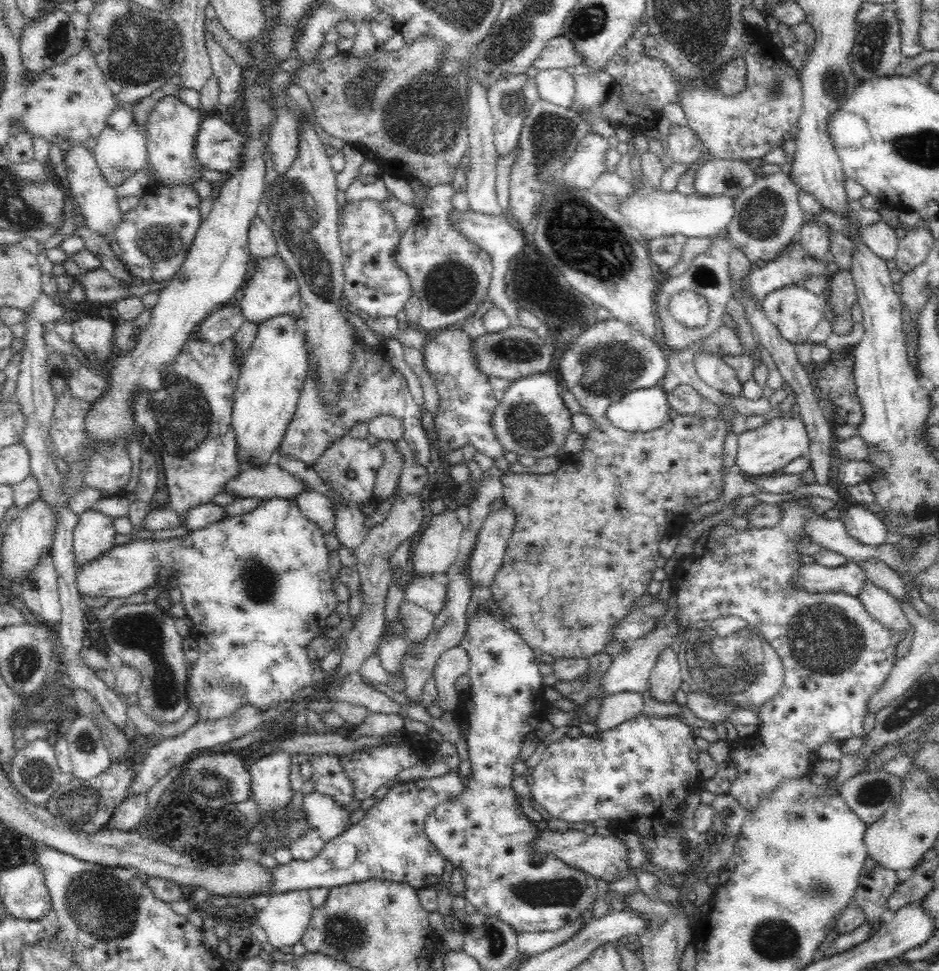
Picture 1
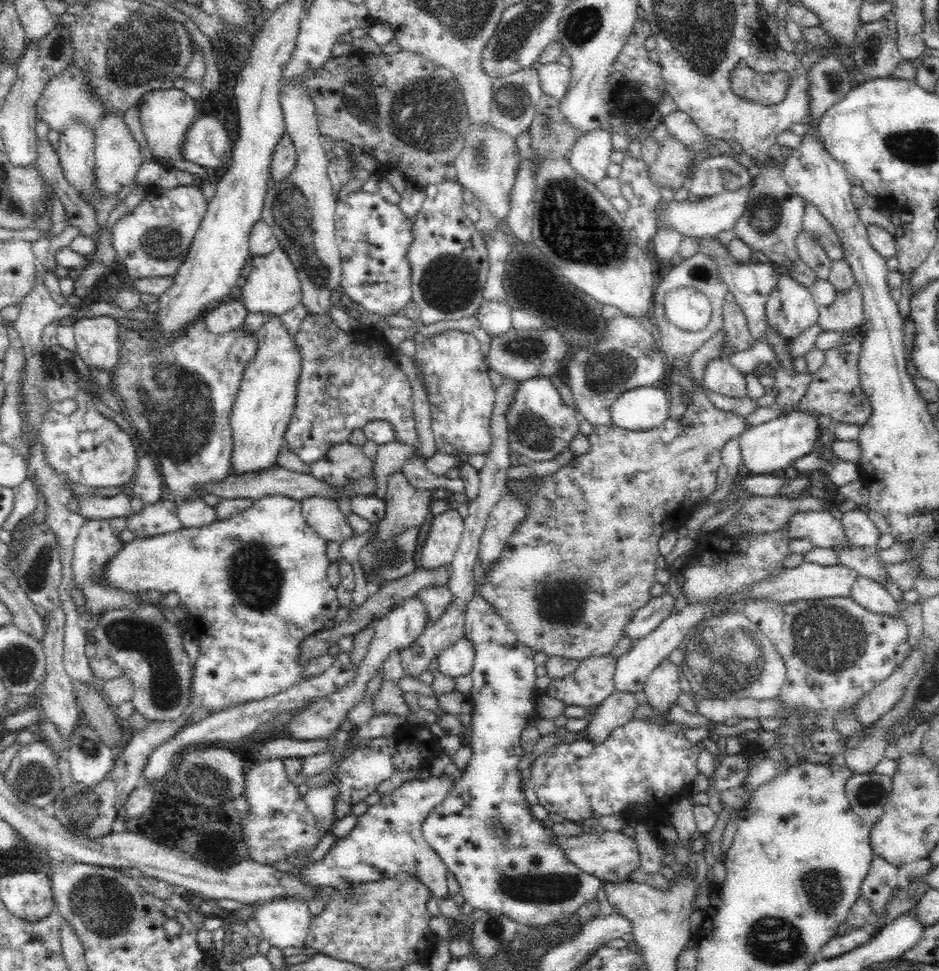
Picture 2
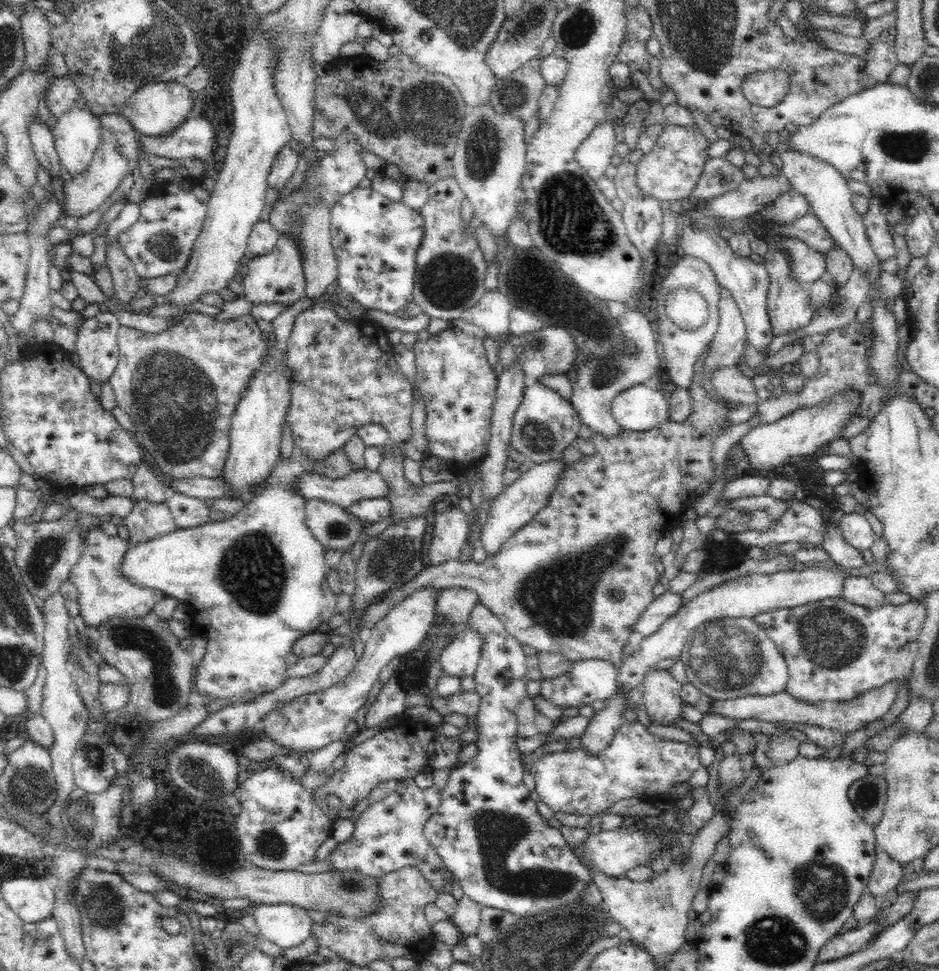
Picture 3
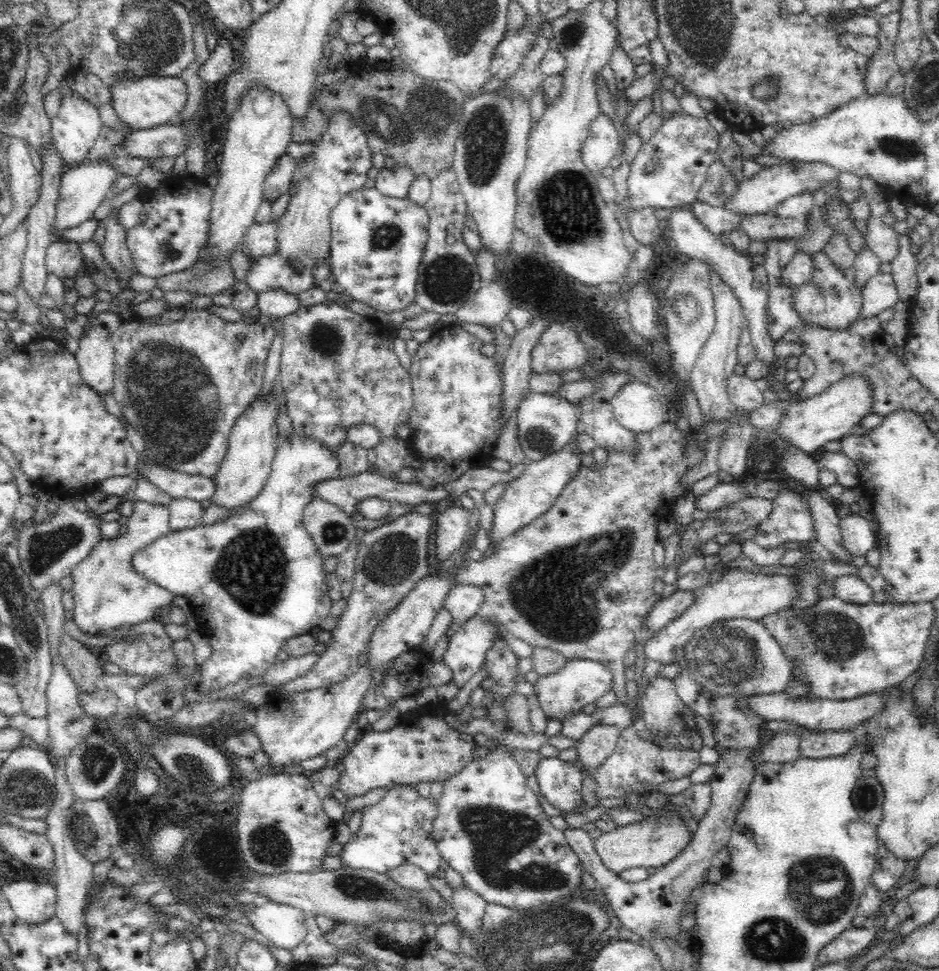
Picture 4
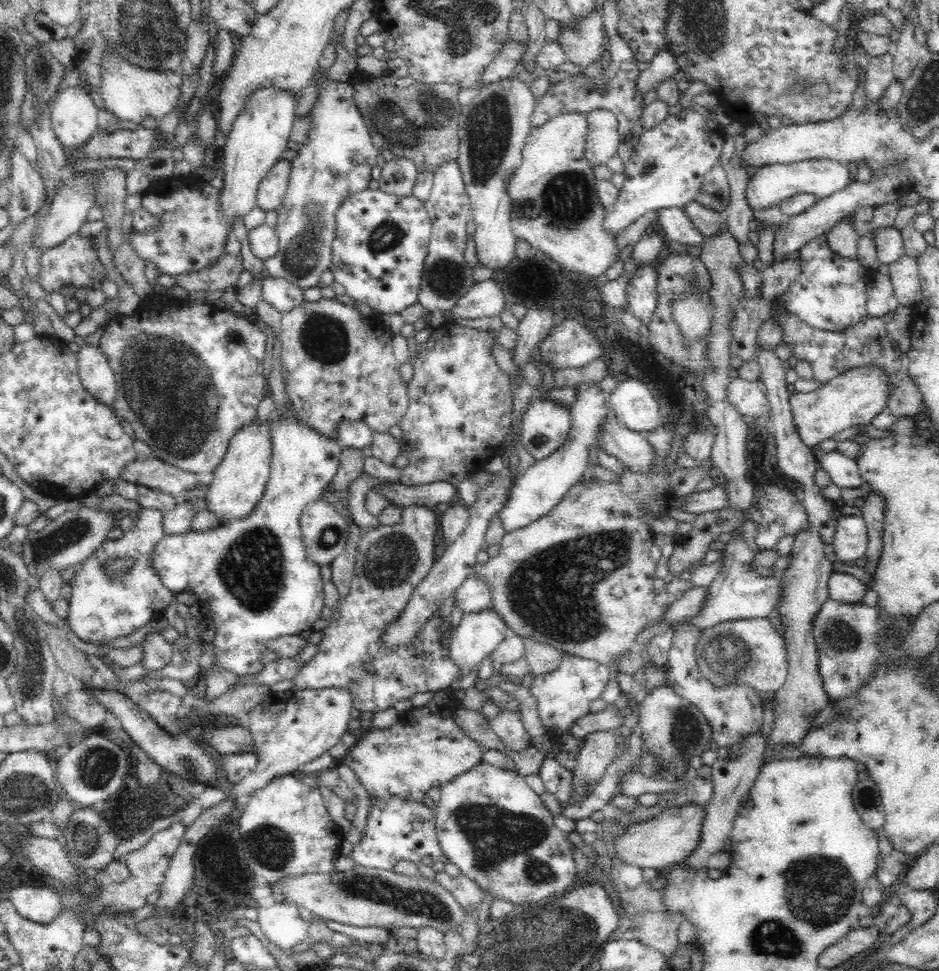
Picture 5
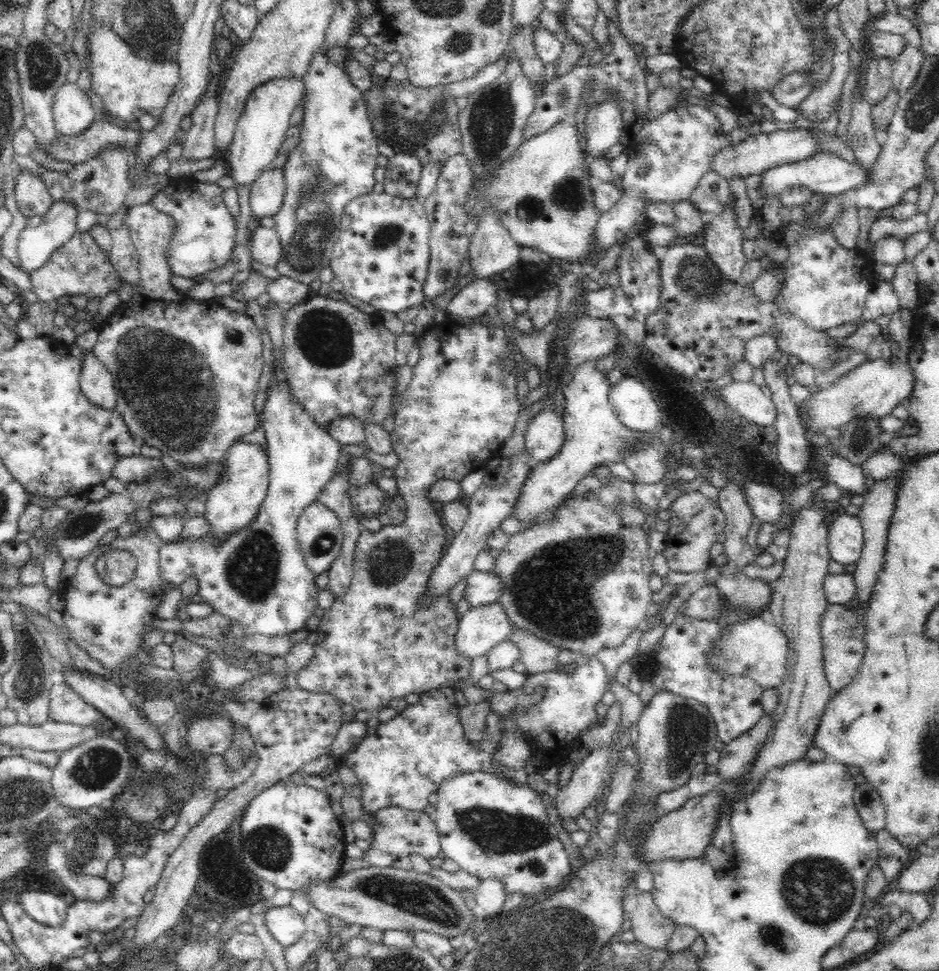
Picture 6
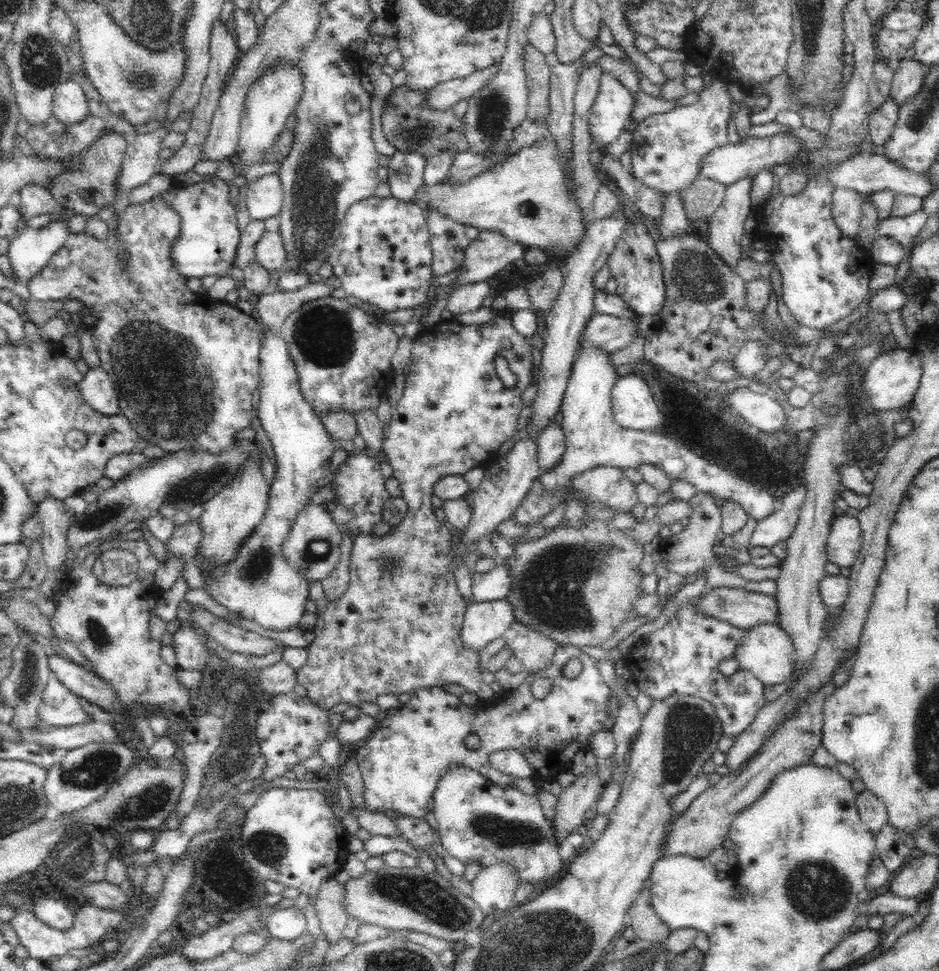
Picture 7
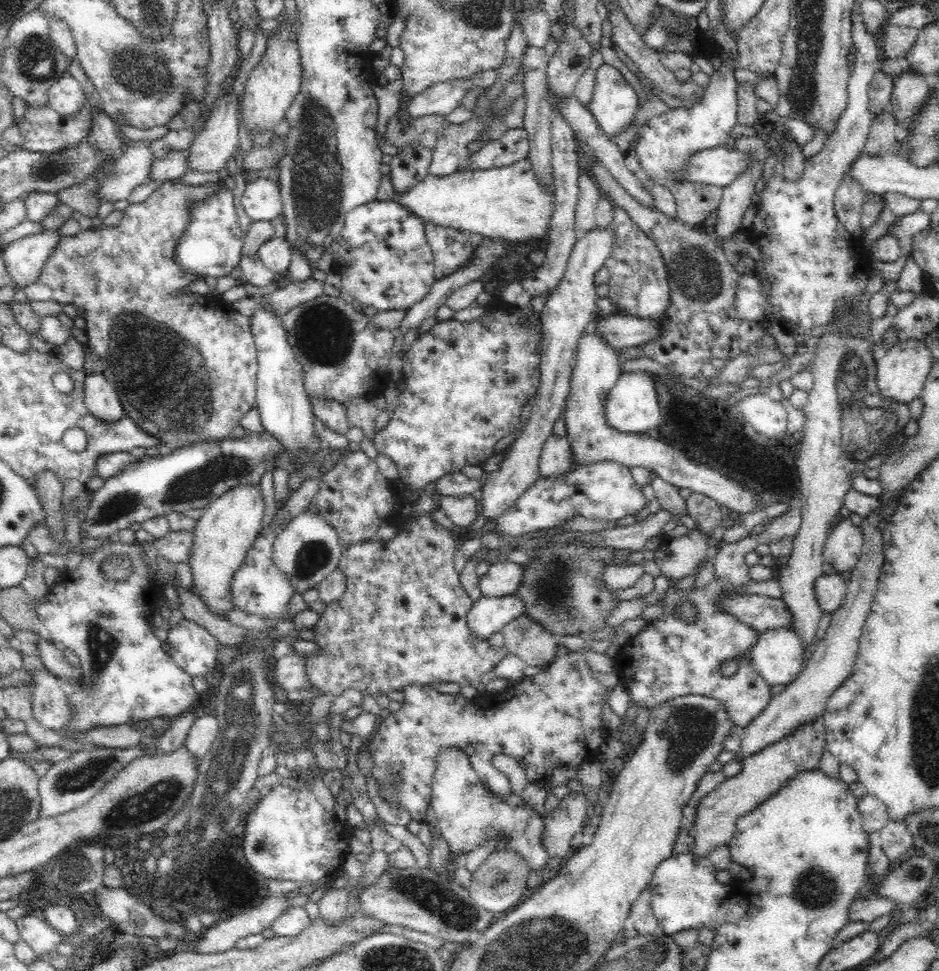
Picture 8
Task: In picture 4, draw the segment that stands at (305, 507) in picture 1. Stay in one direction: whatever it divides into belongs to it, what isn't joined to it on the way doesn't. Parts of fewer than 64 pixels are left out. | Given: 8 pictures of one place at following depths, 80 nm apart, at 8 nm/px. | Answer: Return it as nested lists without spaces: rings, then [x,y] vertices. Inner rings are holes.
[[[313,497],[303,510],[303,523],[323,557],[336,558],[356,539],[350,515],[318,497]]]

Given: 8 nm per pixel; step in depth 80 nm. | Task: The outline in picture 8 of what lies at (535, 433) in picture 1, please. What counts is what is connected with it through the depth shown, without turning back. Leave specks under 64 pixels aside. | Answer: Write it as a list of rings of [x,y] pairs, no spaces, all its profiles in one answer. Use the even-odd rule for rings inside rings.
[[[550,432],[542,444],[539,469],[546,478],[556,478],[573,469],[572,451],[570,451],[570,443],[566,436]]]

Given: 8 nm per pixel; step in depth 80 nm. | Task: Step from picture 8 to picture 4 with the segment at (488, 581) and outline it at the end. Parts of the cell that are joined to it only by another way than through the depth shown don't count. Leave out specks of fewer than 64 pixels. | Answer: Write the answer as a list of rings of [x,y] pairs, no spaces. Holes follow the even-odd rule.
[[[452,585],[452,588],[449,588],[442,602],[442,606],[450,612],[452,617],[451,625],[444,633],[448,640],[465,620],[478,614],[483,602],[482,589],[474,585]]]

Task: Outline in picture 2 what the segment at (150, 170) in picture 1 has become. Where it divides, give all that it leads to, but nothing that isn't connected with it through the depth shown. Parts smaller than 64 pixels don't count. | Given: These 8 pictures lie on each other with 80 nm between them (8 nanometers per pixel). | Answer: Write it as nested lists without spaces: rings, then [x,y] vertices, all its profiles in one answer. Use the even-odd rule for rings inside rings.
[[[176,88],[147,92],[138,102],[143,132],[152,152],[152,160],[167,168],[175,168],[173,162],[183,158],[183,142],[186,131],[198,117],[197,103]]]

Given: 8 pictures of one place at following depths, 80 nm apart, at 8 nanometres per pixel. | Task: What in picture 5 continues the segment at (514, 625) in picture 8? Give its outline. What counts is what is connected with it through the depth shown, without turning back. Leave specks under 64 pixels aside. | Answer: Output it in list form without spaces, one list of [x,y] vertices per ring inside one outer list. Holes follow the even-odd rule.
[[[525,638],[525,659],[532,674],[541,675],[552,672],[559,667],[564,653],[549,644]]]

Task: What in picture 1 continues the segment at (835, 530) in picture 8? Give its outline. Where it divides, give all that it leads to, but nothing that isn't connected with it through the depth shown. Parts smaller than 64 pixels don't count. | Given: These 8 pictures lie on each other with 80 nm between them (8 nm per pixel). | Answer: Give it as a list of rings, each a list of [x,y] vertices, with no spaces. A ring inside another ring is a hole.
[[[862,504],[846,506],[844,511],[845,529],[851,538],[864,545],[879,546],[886,543],[889,526],[880,513],[870,511]]]

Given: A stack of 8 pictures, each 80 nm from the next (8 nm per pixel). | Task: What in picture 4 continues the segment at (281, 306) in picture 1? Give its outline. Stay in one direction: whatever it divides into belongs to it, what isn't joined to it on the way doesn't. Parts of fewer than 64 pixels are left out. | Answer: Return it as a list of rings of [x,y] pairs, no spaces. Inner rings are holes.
[[[338,111],[328,121],[320,140],[315,141],[316,146],[302,161],[297,164],[290,189],[290,200],[285,213],[277,222],[277,244],[275,252],[269,256],[253,259],[248,268],[246,284],[257,296],[268,290],[282,290],[285,294],[300,293],[313,288],[313,271],[321,261],[329,260],[330,253],[330,212],[339,203],[339,200],[348,192],[362,188],[368,180],[368,170],[372,168],[370,156],[372,151],[368,147],[364,131],[354,124],[350,113]]]

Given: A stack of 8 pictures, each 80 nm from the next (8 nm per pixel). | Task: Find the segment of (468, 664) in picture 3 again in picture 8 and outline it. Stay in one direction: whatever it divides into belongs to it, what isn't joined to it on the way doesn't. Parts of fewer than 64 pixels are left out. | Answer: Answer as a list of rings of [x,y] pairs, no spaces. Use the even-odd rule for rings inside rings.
[[[506,595],[501,597],[481,597],[473,602],[466,614],[466,627],[470,631],[470,636],[476,639],[489,640],[496,632],[501,632],[506,623],[522,615],[522,601],[516,599],[516,595]]]

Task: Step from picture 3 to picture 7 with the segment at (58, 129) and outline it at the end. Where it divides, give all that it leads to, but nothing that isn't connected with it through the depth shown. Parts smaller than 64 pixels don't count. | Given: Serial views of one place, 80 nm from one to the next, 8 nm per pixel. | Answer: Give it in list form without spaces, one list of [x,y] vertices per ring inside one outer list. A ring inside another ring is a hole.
[[[78,80],[58,84],[53,94],[53,115],[62,125],[75,125],[90,115],[84,91]]]

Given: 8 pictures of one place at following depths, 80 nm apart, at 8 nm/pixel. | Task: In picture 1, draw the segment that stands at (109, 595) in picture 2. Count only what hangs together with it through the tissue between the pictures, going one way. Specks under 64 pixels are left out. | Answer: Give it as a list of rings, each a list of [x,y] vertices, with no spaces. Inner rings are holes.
[[[91,508],[78,514],[73,532],[73,550],[77,566],[115,548],[113,518]]]

